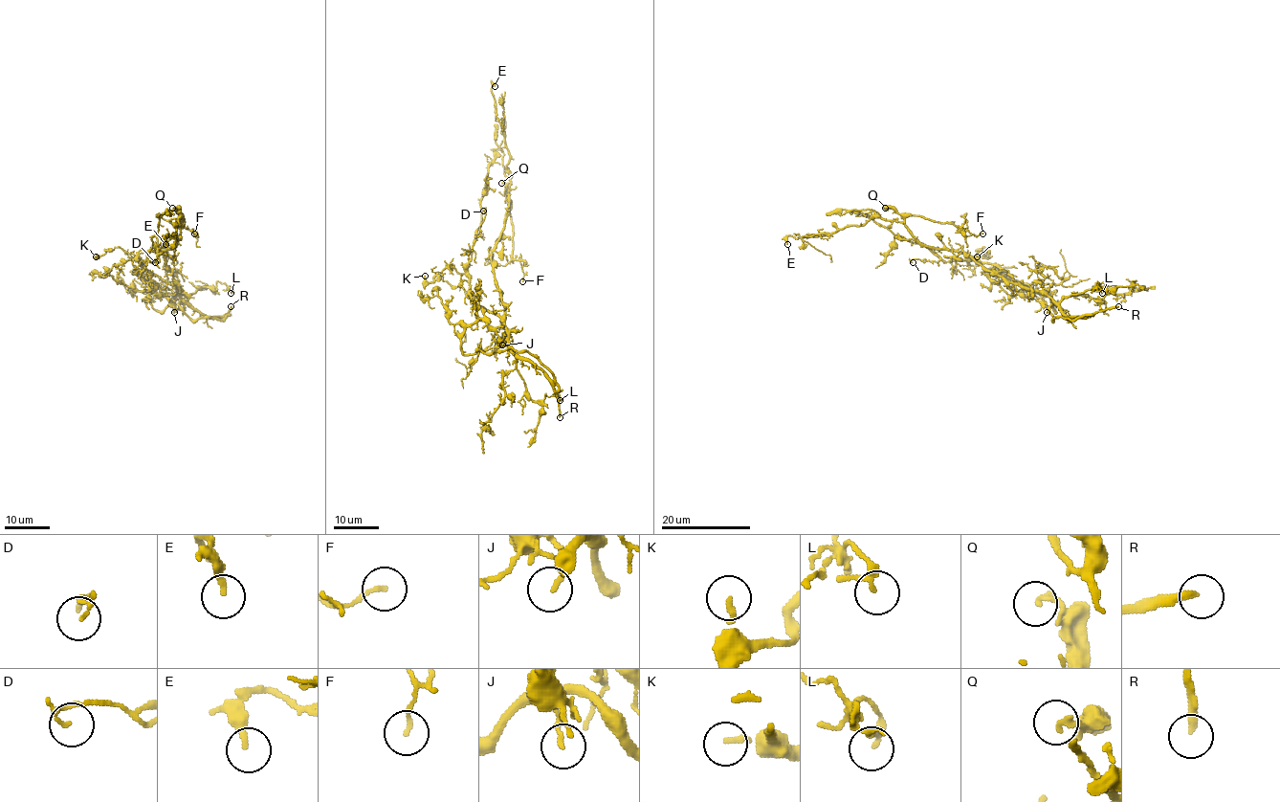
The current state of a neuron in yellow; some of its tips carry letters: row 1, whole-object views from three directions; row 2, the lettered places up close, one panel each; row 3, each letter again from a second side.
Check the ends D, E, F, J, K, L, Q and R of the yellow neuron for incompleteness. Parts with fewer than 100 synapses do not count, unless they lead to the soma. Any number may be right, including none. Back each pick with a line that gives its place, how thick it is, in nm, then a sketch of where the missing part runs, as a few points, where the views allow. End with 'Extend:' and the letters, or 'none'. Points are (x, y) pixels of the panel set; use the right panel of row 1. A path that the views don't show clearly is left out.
R: place (1118, 306); calibre 240 nm; course (1118, 306), (1215, 290), (1258, 311), (1245, 325), (1203, 268), (1063, 210), (1048, 180), (1027, 178)
Extend: R

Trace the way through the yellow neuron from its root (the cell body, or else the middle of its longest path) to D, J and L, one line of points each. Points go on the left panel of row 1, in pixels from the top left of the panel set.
D: (168, 271), (176, 281), (174, 283), (167, 283), (145, 270), (139, 257), (143, 261), (157, 258), (155, 262)
J: (168, 271), (174, 283), (147, 271), (142, 272), (142, 278), (150, 290), (148, 296), (164, 296), (174, 312)
L: (168, 271), (186, 302), (189, 295), (203, 286), (215, 286), (217, 281), (230, 285), (231, 293)

